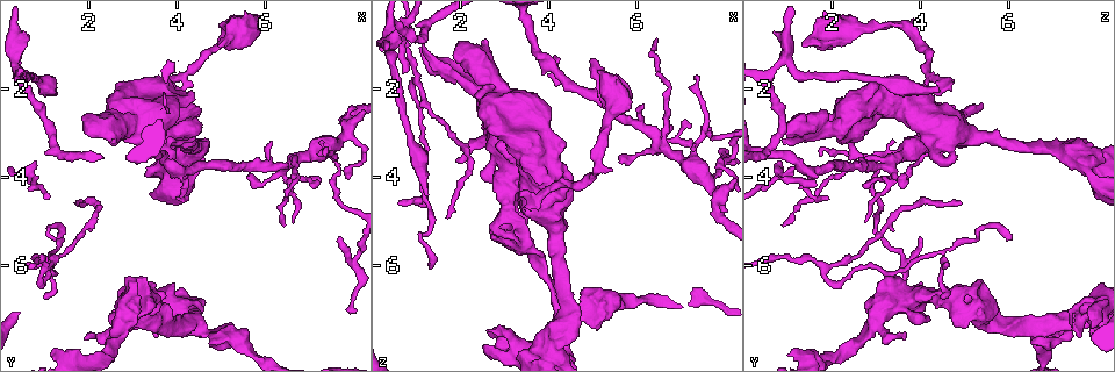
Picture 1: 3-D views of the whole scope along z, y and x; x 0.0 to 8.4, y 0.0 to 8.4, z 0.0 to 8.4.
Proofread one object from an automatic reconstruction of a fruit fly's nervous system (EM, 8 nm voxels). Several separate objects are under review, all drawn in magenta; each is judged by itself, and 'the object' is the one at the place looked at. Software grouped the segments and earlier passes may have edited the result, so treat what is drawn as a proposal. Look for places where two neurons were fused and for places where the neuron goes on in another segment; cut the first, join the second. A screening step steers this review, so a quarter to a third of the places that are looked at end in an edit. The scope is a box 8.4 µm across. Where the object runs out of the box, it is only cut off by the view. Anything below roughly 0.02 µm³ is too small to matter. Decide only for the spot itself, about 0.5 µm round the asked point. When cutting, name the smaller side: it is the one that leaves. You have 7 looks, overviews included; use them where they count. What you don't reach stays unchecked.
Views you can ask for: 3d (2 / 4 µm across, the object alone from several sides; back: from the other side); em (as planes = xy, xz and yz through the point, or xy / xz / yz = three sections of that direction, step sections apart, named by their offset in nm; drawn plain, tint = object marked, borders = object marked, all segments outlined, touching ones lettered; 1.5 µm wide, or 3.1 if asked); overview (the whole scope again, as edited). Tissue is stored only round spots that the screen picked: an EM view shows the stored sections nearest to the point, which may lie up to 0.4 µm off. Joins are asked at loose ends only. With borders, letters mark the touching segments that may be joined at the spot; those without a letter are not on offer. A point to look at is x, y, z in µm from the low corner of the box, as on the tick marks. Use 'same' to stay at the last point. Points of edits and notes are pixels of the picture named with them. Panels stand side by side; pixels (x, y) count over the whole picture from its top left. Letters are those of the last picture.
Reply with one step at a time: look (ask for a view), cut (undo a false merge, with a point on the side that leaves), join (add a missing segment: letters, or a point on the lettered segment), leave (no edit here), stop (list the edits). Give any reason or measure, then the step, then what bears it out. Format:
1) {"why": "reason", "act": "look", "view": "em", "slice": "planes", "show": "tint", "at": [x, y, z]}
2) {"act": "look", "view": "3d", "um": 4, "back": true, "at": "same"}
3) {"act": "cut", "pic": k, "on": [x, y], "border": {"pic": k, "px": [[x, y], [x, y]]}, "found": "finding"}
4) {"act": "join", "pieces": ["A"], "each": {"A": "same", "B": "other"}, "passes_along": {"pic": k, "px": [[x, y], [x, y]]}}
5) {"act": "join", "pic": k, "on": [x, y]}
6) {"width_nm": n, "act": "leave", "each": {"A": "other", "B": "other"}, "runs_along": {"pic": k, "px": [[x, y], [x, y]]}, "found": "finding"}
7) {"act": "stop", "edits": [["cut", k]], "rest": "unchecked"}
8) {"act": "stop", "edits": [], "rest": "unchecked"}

{"why": "thin end", "act": "look", "view": "em", "slice": "yz", "step": 8, "show": "borders", "at": [1.70, 4.60, 4.90]}

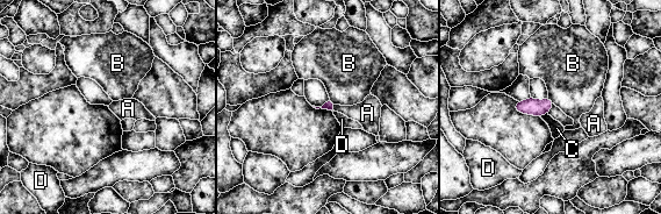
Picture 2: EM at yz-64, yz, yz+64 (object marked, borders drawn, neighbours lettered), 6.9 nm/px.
{"why": "cut it another way", "act": "look", "view": "em", "slice": "planes", "show": "borders", "at": "same"}

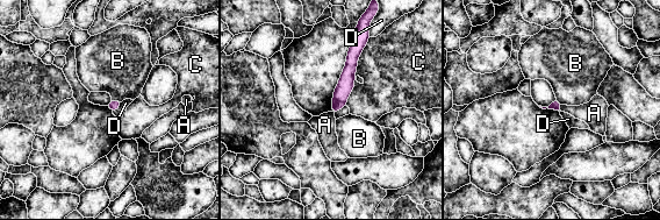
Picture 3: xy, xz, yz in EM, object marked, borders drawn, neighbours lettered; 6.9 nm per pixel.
{"act": "leave", "each": {"A": "other", "B": "other", "C": "other", "D": "other"}, "runs_along": {"pic": 3, "px": [[356, 43], [346, 84], [335, 108]]}, "found": "none of them fits"}

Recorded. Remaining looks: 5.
{"why": "tapers out", "act": "look", "view": "em", "slice": "xz", "step": 4, "show": "tint", "at": [6.60, 4.95, 2.80]}

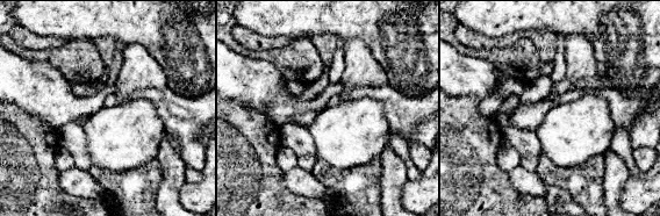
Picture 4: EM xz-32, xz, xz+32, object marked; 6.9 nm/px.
{"act": "look", "view": "em", "slice": "planes", "show": "borders", "at": "same"}

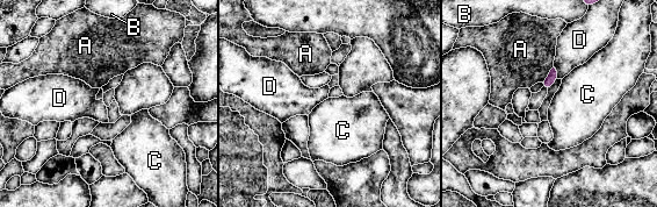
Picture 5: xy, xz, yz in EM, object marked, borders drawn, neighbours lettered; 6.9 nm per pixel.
{"act": "leave", "each": {"A": "other", "B": "other", "C": "other", "D": "other"}, "border": {"pic": 5, "px": [[554, 63], [557, 70], [557, 78]]}, "found": "no lettered segment goes on from it"}

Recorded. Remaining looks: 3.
{"why": "sudden change in width", "act": "look", "view": "em", "slice": "xz", "step": 4, "show": "tint", "at": [5.10, 7.60, 7.05]}

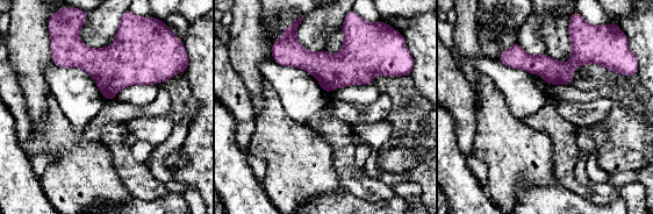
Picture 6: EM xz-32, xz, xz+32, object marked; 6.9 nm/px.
{"why": "another direction", "act": "look", "view": "em", "slice": "planes", "show": "borders", "at": "same"}

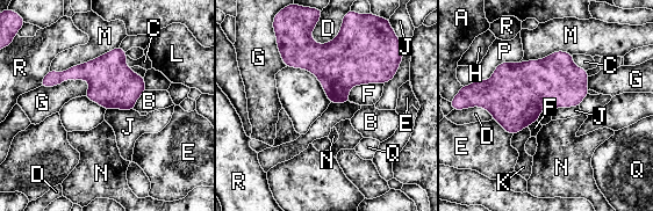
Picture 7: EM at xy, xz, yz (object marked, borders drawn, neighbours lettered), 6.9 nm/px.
{"act": "leave", "each": {"A": "other", "B": "other", "C": "other", "D": "other", "E": "other", "F": "other", "G": "other", "H": "other", "J": "other", "K": "other", "L": "other", "M": "other", "N": "other", "P": "other", "Q": "other", "R": "other"}, "border": {"pic": 7, "px": [[90, 84], [65, 79], [40, 87]]}, "found": "continuous, no second neuron"}

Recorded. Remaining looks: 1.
{"act": "stop", "edits": [], "rest": "unchecked"}

